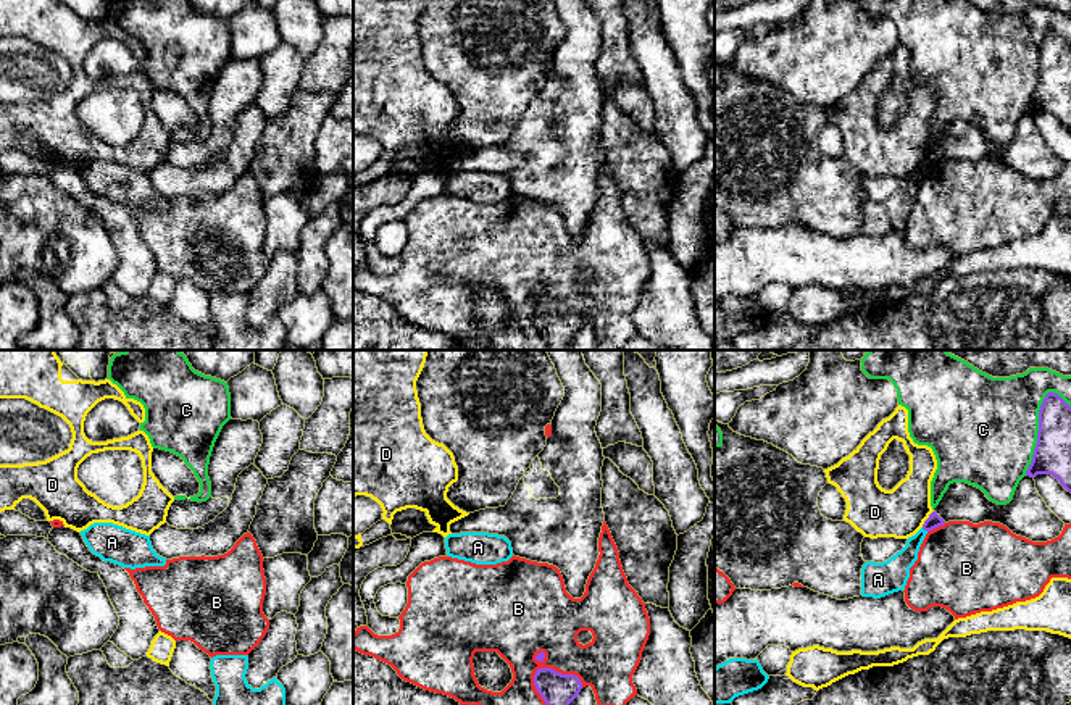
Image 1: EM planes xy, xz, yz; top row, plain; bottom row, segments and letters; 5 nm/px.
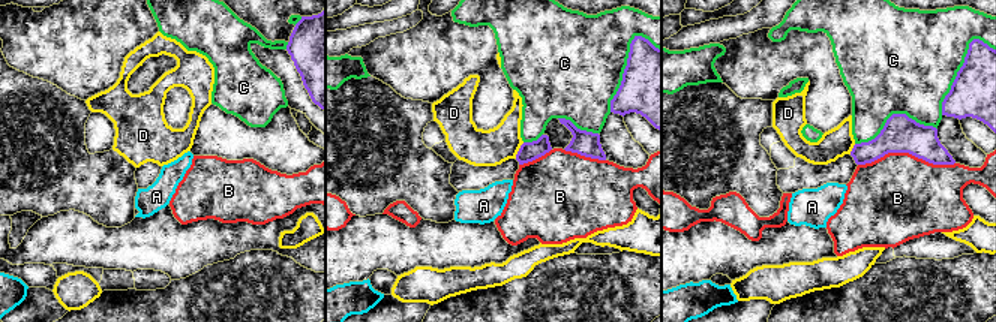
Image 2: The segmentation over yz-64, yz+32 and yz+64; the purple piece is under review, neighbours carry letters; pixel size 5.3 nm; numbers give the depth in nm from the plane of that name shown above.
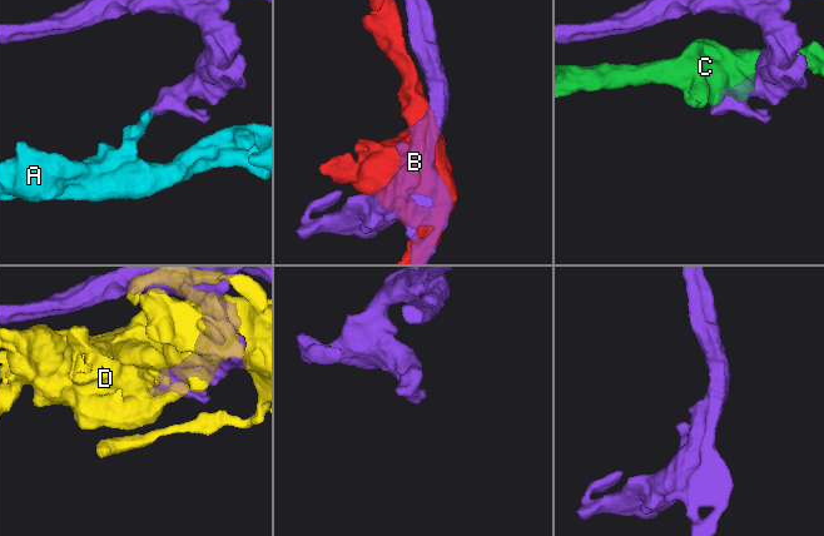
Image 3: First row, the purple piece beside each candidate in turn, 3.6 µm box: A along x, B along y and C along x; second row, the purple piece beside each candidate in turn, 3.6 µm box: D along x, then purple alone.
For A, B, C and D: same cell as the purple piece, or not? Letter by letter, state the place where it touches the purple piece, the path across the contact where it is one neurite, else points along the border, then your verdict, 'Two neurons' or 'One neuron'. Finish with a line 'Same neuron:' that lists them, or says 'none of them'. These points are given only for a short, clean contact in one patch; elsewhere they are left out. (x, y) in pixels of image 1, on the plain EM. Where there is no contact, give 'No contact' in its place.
A: Touches purple at yz (925, 168). Boundary: yz (921, 166), (928, 170). Two neurons
B: Touches purple at xz (560, 312). Two neurons
C: Touches purple at yz (1037, 70). Two neurons
D: Touches purple at yz (928, 157). Two neurons
Same neuron: none of them

